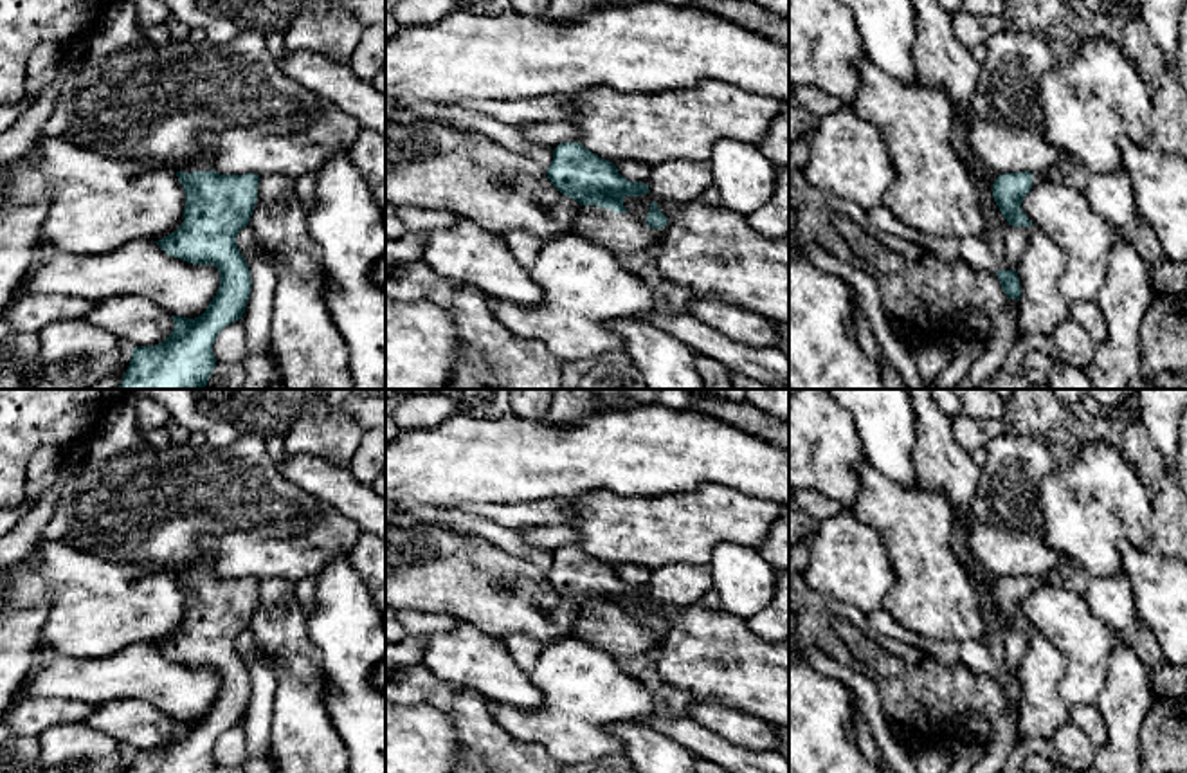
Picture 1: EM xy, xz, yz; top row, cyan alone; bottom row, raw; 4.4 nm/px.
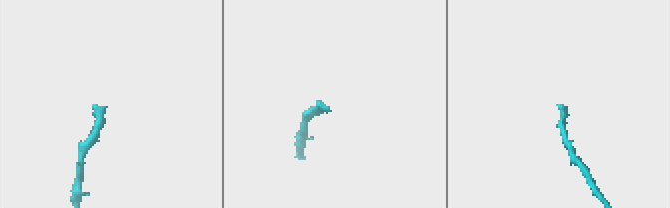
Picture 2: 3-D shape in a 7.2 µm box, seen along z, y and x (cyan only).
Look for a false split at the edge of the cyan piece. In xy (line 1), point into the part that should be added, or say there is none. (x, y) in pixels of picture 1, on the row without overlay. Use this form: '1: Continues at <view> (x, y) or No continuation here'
1: Continues at xy (204, 566)

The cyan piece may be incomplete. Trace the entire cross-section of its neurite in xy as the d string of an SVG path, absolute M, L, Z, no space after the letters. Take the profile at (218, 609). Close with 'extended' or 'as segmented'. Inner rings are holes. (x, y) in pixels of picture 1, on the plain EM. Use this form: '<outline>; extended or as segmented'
M202 541L202 557L182 569L171 571L186 596L184 627L171 638L155 645L166 658L195 668L214 668L220 676L220 690L205 715L195 723L173 719L171 739L155 750L131 753L128 773L214 773L213 748L218 737L241 723L250 701L250 674L241 659L236 640L249 629L258 605L259 578L220 578L213 573L213 542Z; extended

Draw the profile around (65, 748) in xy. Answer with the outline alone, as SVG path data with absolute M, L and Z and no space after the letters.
M85 723L56 724L38 737L41 773L128 773L131 751Z

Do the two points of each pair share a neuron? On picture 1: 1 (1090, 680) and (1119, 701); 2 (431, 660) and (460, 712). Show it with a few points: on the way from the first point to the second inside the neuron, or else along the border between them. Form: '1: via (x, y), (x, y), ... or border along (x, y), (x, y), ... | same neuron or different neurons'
1: border along (1114, 647), (1108, 658), (1106, 683), (1094, 703) | different neurons
2: border along (420, 663), (443, 680), (471, 687), (481, 696) | different neurons

